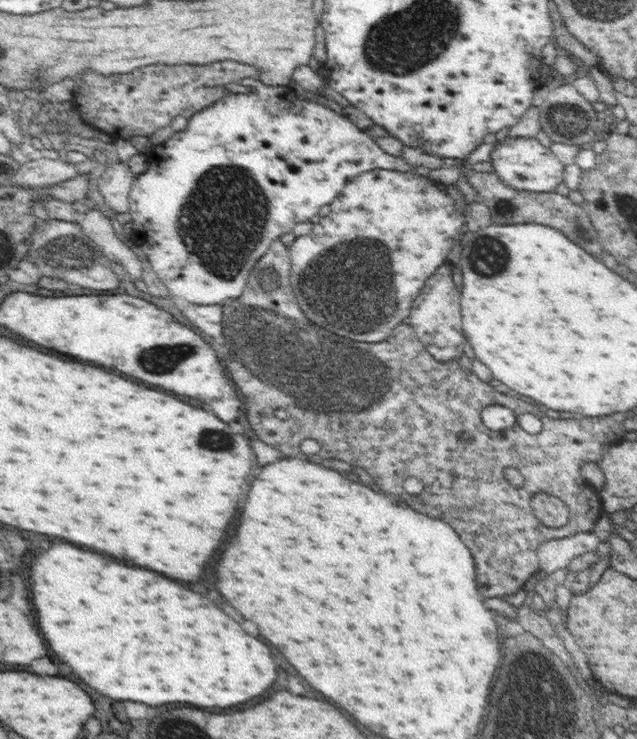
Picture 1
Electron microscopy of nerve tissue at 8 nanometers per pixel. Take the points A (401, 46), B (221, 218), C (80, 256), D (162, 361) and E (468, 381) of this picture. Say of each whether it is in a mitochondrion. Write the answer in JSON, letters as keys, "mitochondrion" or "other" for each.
{"A":"mitochondrion","B":"mitochondrion","C":"mitochondrion","D":"mitochondrion","E":"other"}

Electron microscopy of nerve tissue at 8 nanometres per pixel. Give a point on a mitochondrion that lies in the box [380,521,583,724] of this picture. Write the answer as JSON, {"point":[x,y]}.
{"point":[536,663]}

